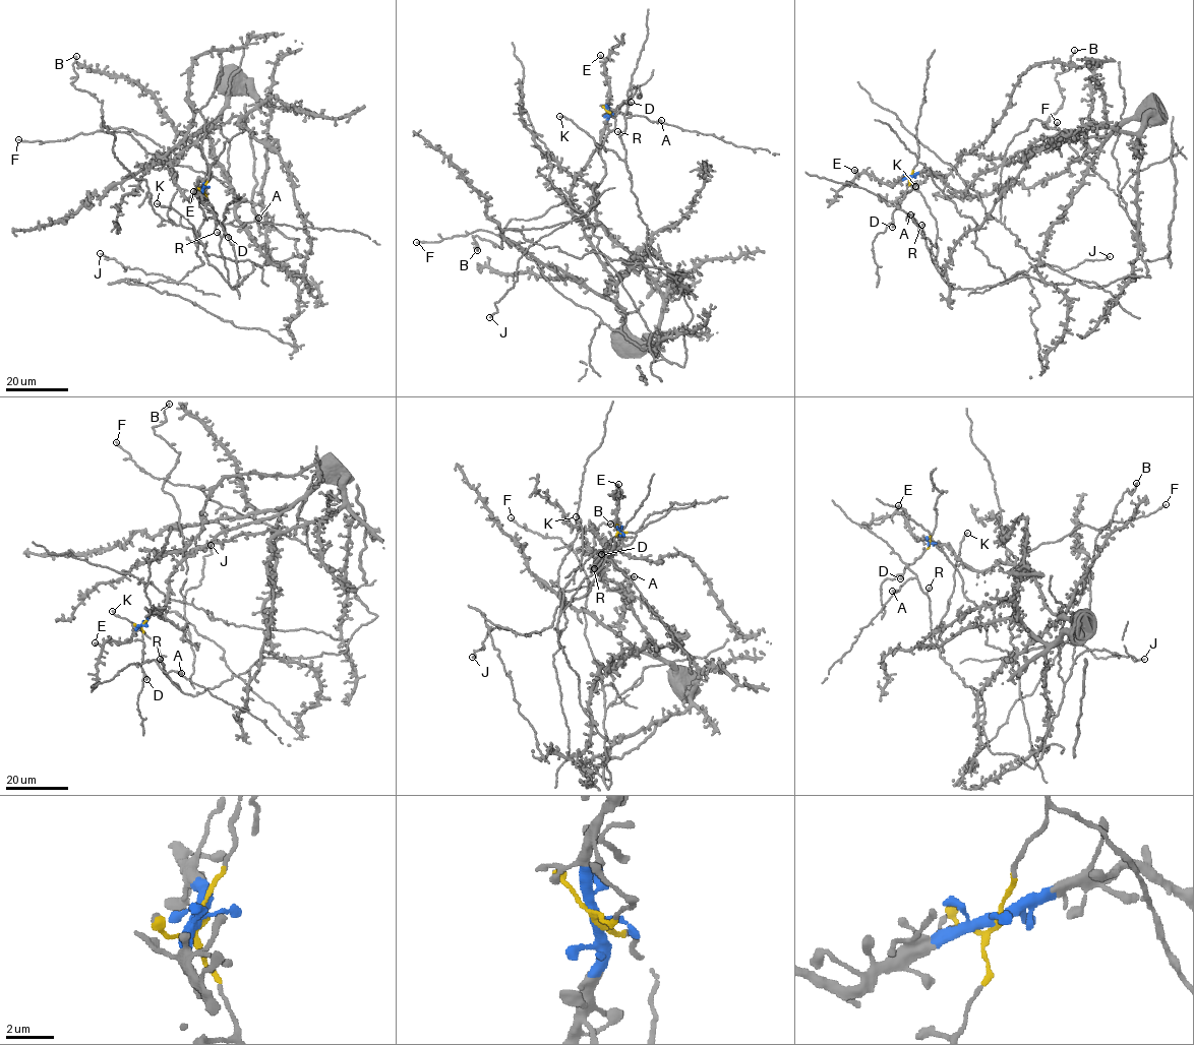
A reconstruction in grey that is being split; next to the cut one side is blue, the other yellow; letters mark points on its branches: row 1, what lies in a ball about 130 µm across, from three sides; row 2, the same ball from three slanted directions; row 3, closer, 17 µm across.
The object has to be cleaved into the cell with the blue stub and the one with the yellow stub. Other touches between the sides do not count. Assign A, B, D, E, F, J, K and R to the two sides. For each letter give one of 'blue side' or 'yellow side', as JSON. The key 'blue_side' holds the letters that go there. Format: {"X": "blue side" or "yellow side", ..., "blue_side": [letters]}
{"A": "blue side", "B": "blue side", "D": "yellow side", "E": "blue side", "F": "blue side", "J": "yellow side", "K": "blue side", "R": "blue side", "blue_side": ["A", "B", "E", "F", "K", "R"]}

